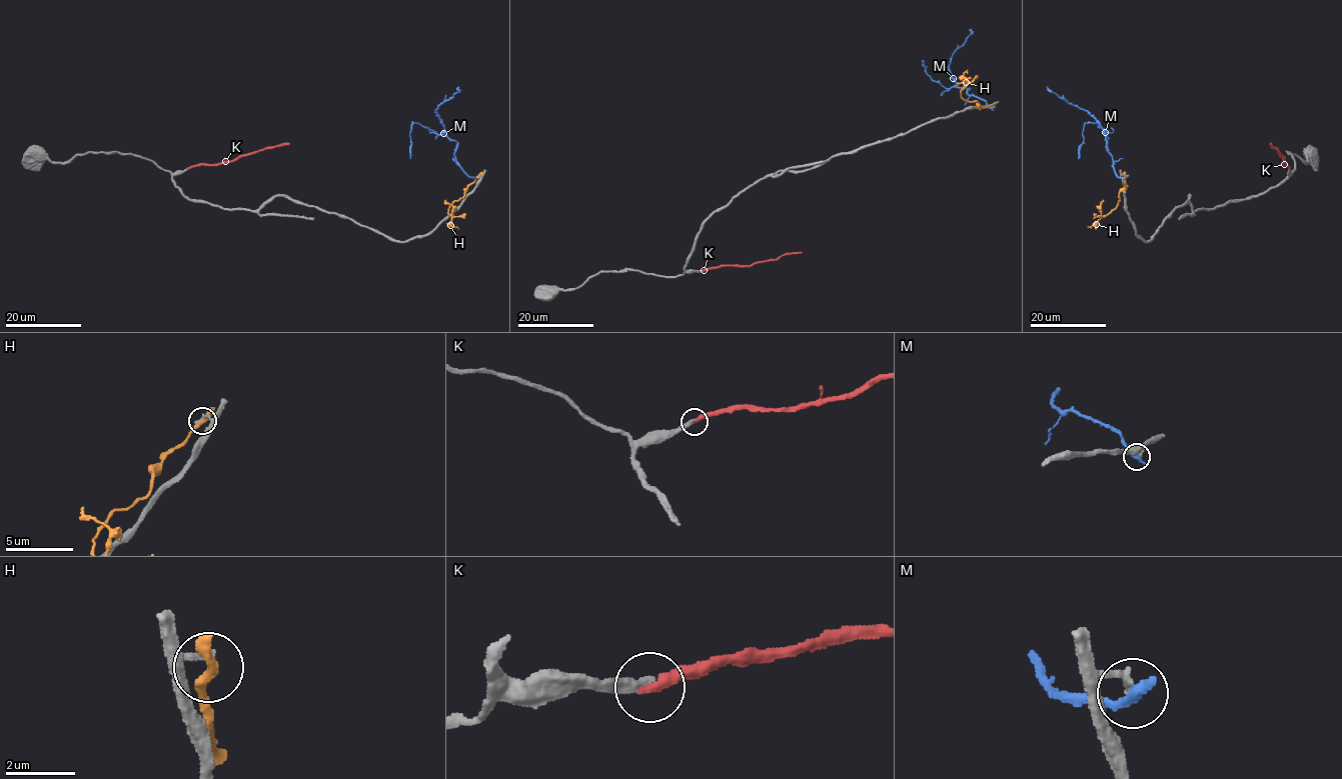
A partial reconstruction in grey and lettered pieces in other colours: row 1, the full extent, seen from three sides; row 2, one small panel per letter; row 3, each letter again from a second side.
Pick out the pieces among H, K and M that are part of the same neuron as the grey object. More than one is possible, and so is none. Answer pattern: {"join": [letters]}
{"join": ["K"]}

